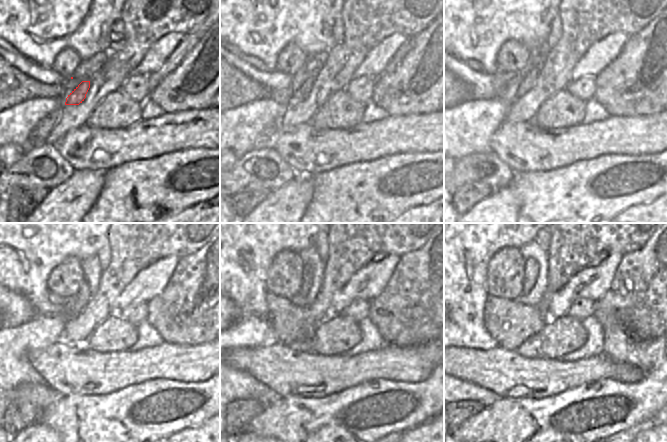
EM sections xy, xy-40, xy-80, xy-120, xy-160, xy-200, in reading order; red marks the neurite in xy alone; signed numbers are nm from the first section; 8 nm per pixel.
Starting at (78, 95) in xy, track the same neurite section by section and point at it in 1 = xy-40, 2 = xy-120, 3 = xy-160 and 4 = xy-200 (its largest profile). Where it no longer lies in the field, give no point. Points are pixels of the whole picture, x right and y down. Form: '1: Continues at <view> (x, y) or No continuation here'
1: Continues at xy-40 (302, 85)
2: Continues at xy-120 (79, 301)
3: Continues at xy-160 (306, 270)
4: Continues at xy-200 (530, 266).

